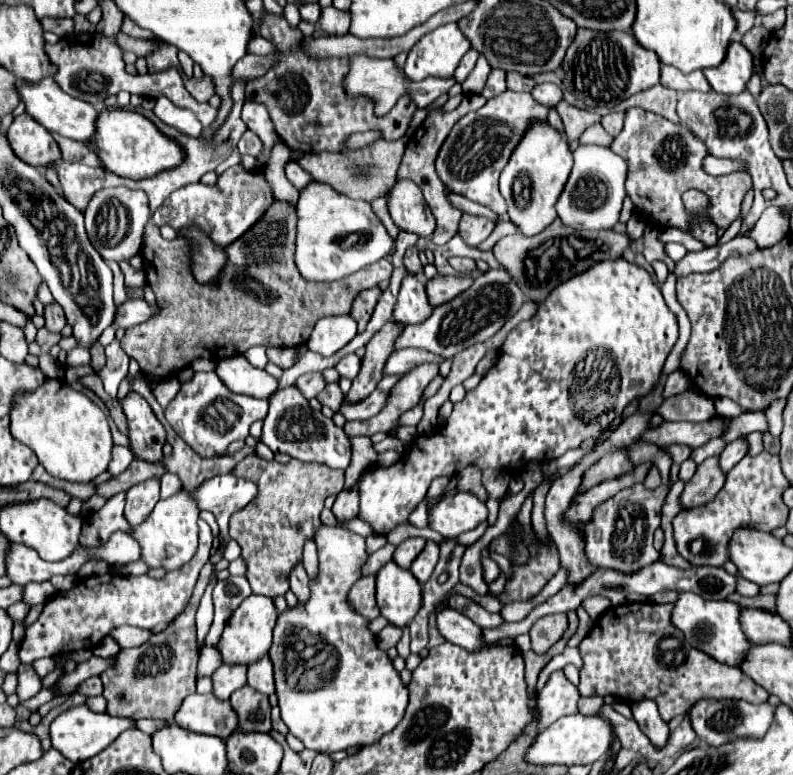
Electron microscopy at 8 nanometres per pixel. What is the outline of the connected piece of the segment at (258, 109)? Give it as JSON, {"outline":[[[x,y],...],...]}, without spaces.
{"outline":[[[247,100],[245,106],[243,106],[243,120],[245,120],[247,128],[261,138],[263,152],[261,152],[261,156],[257,160],[261,164],[265,164],[269,160],[269,154],[271,154],[273,146],[277,142],[281,142],[277,132],[275,132],[275,126],[273,126],[273,122],[271,122],[271,118],[267,114],[267,108],[263,104],[253,104],[253,100]]]}

